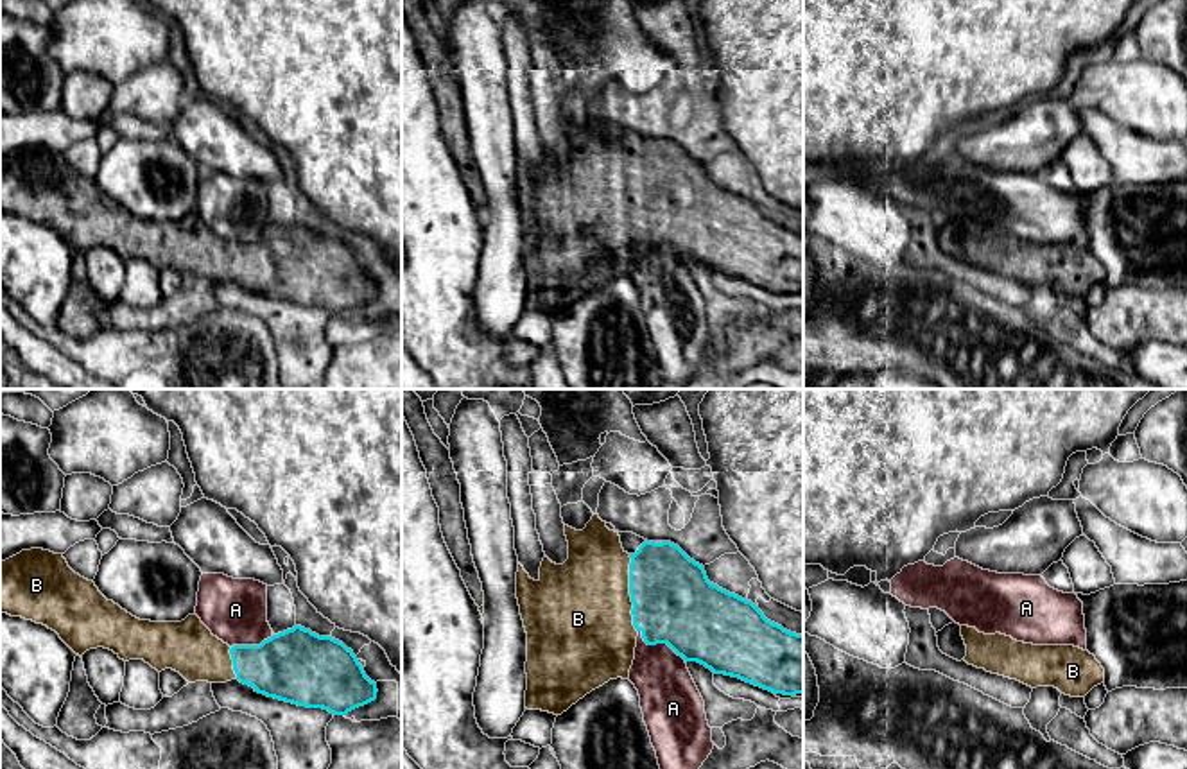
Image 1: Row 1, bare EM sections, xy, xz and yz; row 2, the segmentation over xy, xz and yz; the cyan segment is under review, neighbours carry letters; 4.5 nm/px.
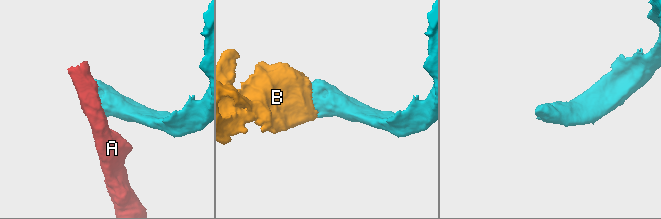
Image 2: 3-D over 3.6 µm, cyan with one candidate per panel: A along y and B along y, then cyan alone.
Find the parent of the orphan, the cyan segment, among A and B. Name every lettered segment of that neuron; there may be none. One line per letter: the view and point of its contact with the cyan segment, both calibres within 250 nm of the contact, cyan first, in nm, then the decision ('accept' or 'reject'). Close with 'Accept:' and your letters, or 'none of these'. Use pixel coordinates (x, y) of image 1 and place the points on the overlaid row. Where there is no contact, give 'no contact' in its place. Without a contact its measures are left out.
A: xz (660, 642) | 360/260 nm | reject
B: xz (630, 594) | 360/460 nm | accept
Accept: B

